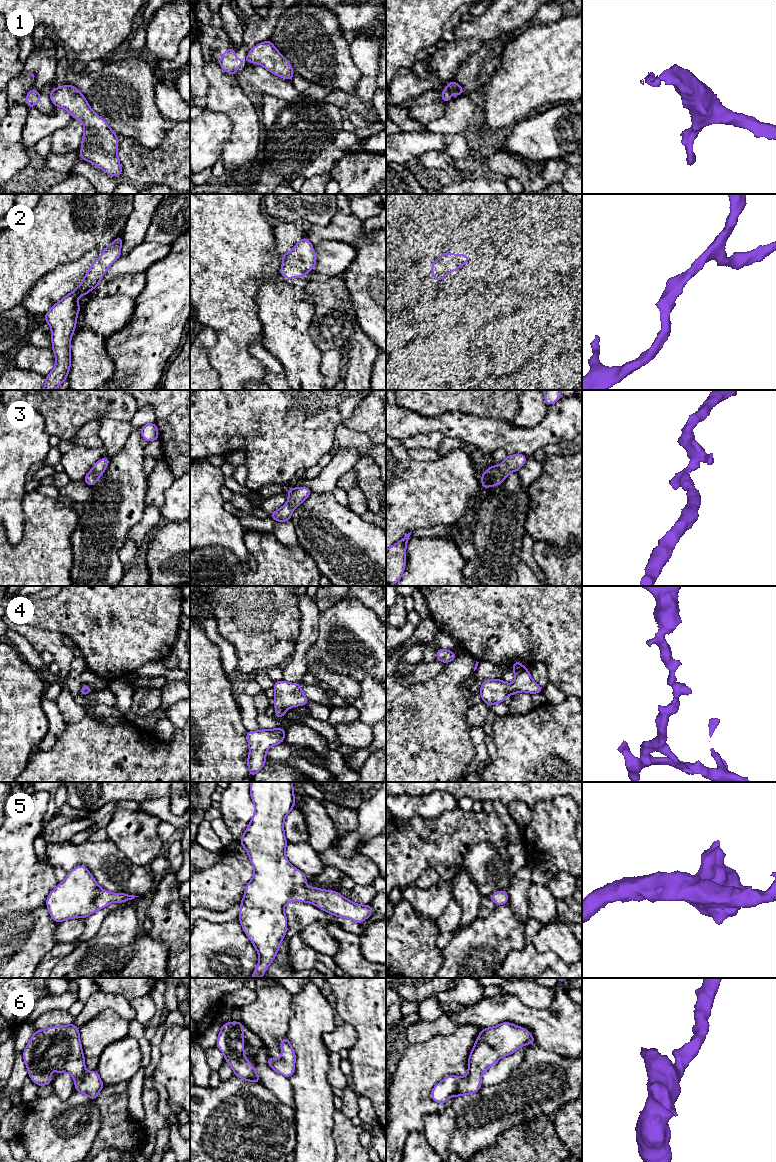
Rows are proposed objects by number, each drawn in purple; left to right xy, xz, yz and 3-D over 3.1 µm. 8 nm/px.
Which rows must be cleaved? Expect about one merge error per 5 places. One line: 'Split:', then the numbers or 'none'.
Split: 1

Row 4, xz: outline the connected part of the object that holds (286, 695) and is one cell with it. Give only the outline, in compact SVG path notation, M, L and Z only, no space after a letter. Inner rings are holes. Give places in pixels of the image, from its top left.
M283 680L275 681L274 704L276 708L275 717L281 719L286 711L295 706L306 706L309 699L304 695L301 684L289 683Z

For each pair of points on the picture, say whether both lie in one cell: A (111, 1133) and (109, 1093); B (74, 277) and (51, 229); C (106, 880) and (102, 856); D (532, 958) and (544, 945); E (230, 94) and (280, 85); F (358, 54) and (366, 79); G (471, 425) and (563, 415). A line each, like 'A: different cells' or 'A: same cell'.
A: same cell
B: different cells
C: same cell
D: different cells
E: different cells
F: same cell
G: same cell

